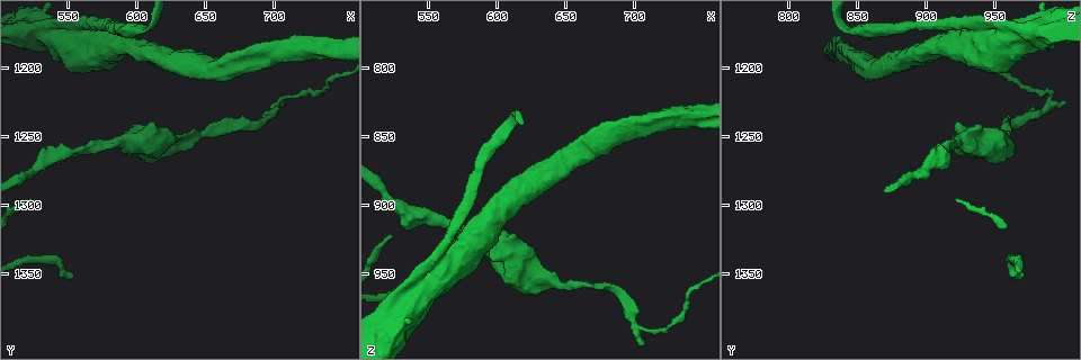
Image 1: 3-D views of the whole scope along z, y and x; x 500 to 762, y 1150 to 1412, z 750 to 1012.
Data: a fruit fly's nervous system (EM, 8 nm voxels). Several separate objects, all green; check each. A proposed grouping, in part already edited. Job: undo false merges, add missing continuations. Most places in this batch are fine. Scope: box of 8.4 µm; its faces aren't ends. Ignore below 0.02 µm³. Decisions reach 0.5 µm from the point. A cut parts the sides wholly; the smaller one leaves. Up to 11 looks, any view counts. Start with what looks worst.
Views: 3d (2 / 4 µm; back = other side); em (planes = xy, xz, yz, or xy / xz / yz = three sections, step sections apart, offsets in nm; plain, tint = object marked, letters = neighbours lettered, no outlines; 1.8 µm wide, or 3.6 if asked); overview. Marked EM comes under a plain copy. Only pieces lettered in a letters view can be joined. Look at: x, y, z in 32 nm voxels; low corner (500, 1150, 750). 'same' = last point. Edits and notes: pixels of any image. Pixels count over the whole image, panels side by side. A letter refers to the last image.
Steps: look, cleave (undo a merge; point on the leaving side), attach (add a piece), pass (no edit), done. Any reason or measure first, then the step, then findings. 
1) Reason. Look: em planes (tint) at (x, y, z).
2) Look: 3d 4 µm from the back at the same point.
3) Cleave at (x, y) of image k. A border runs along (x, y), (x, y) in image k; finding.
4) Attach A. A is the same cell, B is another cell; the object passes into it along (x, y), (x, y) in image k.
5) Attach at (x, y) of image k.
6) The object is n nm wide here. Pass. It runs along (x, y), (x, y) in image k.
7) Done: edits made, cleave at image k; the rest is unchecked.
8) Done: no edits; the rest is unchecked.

Sudden change in width. Look: 3d 4 µm at (562, 1176, 942).

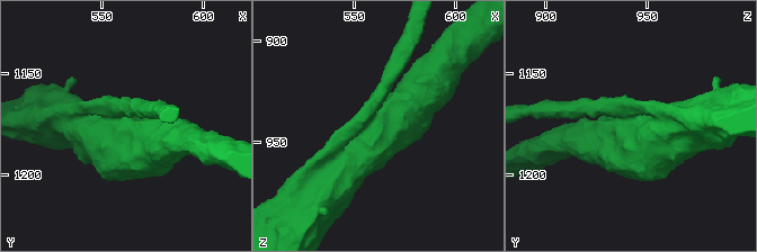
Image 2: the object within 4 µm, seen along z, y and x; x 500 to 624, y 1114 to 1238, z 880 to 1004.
Look: em 3.6 µm planes (letters) at (560, 1174, 943).

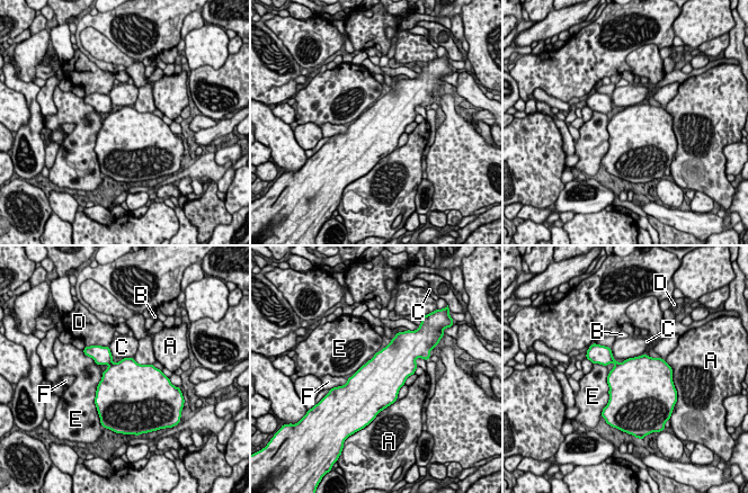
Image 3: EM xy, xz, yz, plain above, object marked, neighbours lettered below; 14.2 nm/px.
The object is 600 nm wide here. Pass. A, B, C, D, E and F are other cells; a border runs along (644, 353), (624, 360) in image 3; all the same neuron.

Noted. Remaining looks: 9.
Calibre changes. Look: em 3.6 µm planes (letters) at (630, 1254, 958).

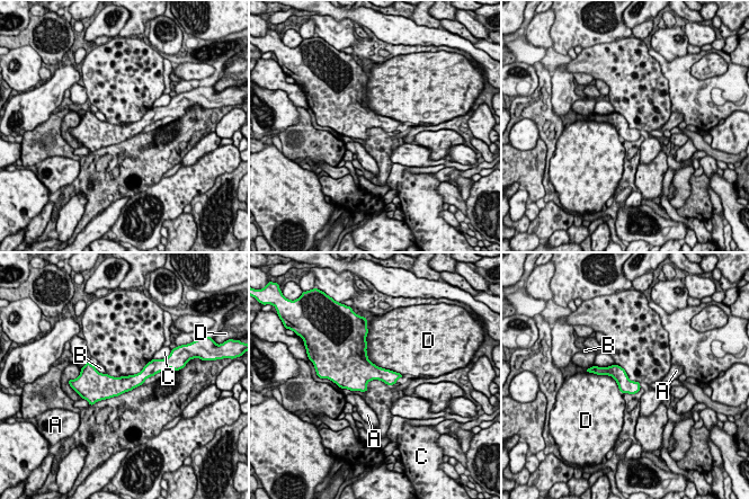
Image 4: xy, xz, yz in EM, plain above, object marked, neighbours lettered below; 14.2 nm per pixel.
Pass. A, B, C and D are other cells; a border runs along (366, 340), (373, 363), (402, 375) in image 4; all the same neuron.

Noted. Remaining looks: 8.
Look: 3d 4 µm at (602, 1172, 848).

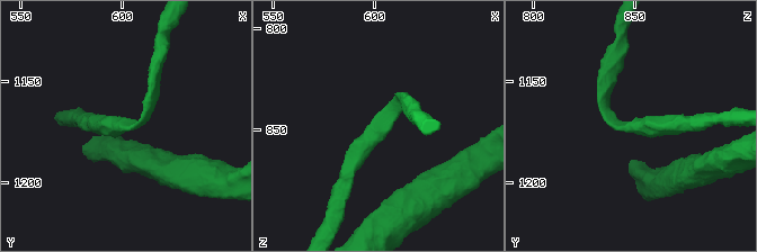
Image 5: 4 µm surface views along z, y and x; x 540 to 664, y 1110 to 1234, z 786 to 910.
Need the tissue. Look: em planes (letters) at (603, 1172, 850).

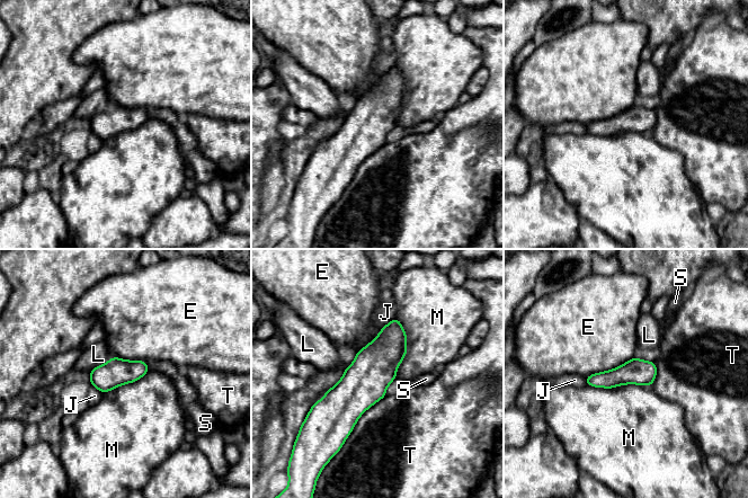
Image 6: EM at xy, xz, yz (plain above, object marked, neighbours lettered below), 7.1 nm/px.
The longest contact is with T, 480 nm. Pass. E, J, L, M, S and T are other cells; it runs along (395, 322), (389, 348), (320, 410) in image 6; continuous, no second neuron.

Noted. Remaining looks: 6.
Calibre changes. Look: em planes (tint) at (700, 1230, 984).

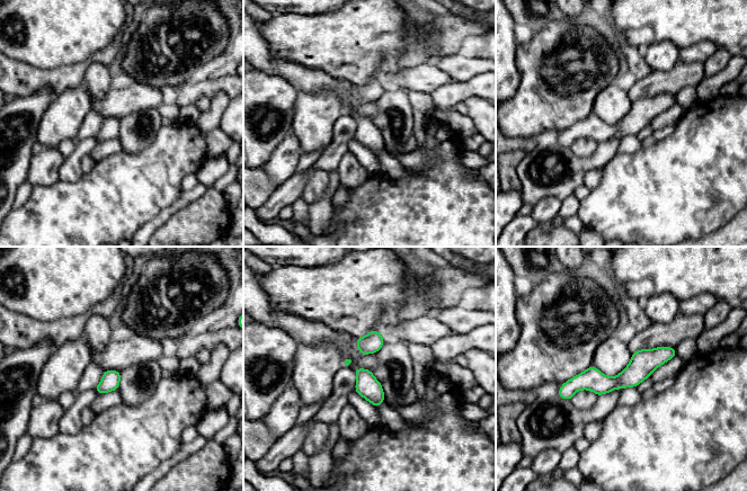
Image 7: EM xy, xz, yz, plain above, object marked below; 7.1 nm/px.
What lies round it. Look: em planes (letters) at the same point.

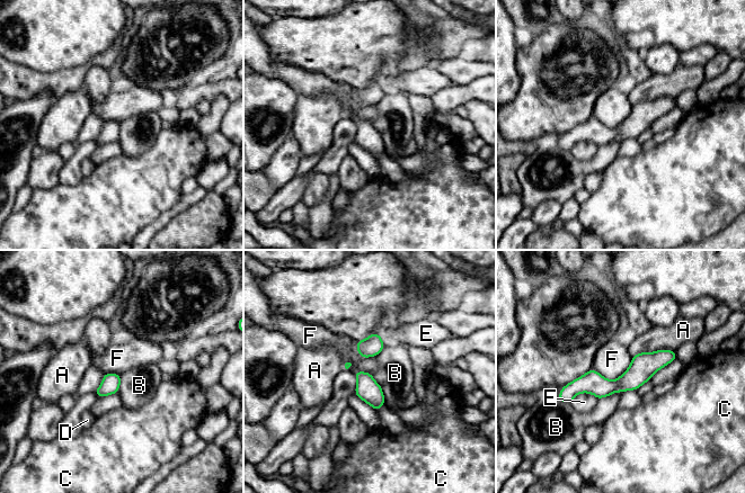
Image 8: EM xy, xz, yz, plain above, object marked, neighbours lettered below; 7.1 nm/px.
The object is 130 nm wide here. Pass. A, B, C, D, E and F are other cells; a border runs along (633, 356), (613, 379), (592, 369) in image 8; all the same neuron.

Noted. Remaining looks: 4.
Done: no edits; the rest is unchecked.

